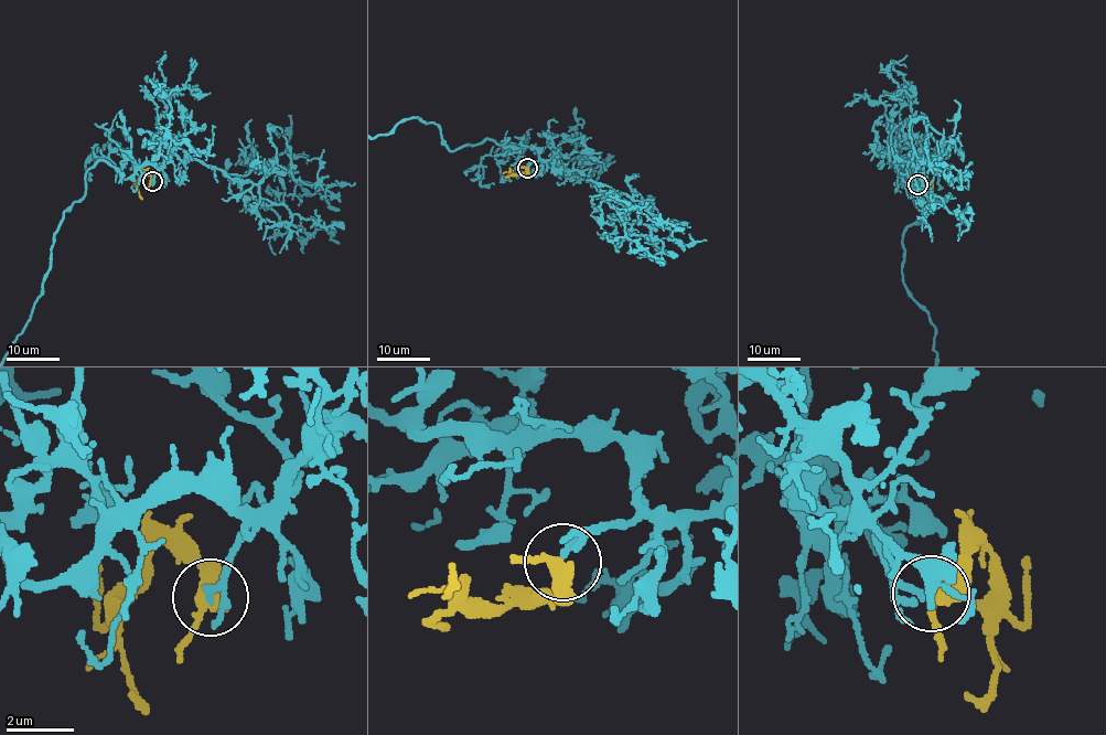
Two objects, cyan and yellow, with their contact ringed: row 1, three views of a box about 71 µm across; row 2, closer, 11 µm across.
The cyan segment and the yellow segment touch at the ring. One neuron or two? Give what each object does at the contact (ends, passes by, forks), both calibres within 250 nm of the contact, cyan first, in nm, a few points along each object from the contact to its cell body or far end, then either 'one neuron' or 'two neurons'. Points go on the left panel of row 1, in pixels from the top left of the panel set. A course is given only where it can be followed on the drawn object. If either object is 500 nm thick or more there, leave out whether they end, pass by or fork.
cyan passes by | yellow passes by | 140/460 nm | cyan via (151, 181), (149, 164), (128, 178), (106, 162), (86, 172), (31, 320) | yellow via (151, 181), (149, 174), (143, 174), (138, 182), (139, 195) | one neuron

